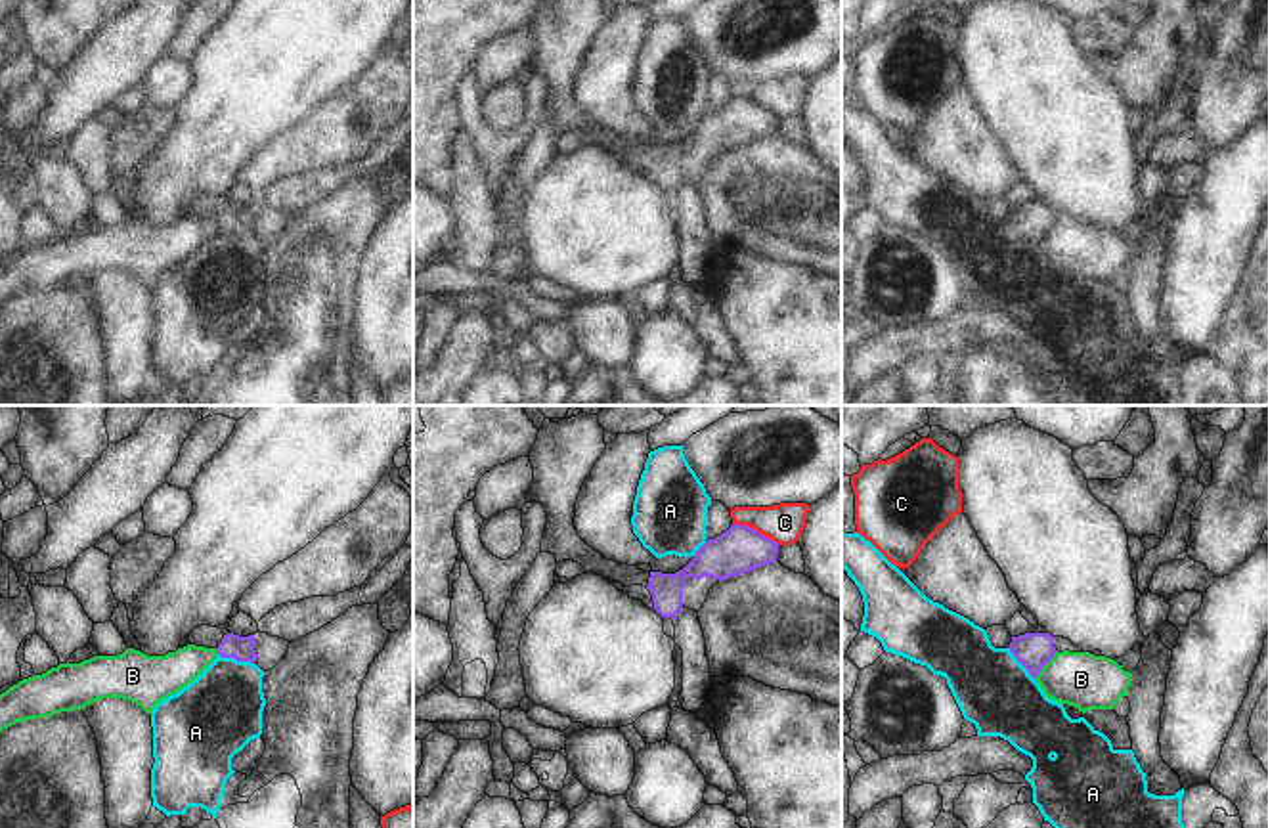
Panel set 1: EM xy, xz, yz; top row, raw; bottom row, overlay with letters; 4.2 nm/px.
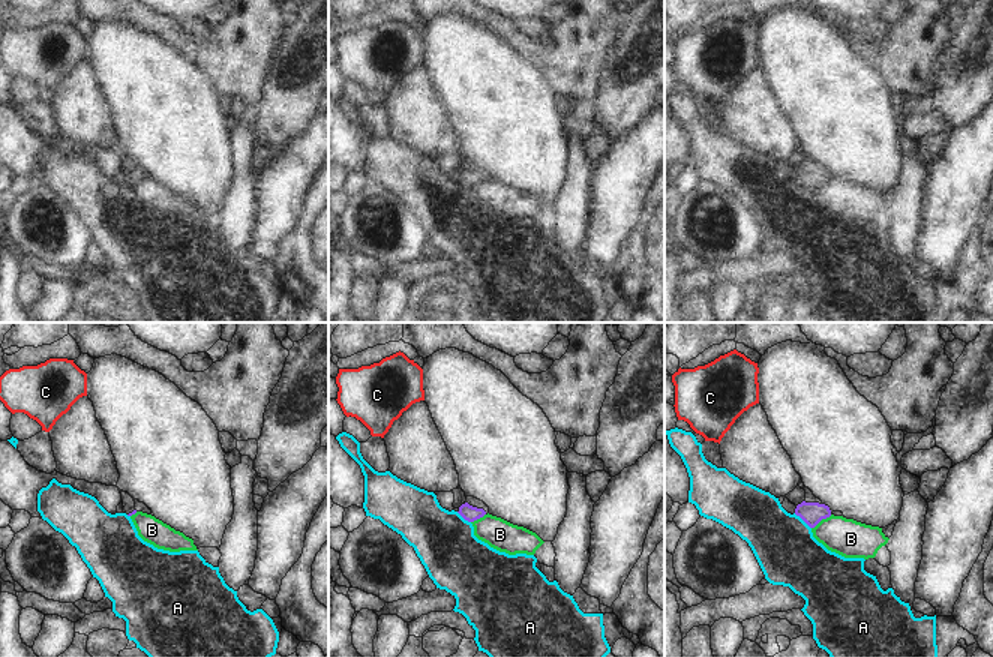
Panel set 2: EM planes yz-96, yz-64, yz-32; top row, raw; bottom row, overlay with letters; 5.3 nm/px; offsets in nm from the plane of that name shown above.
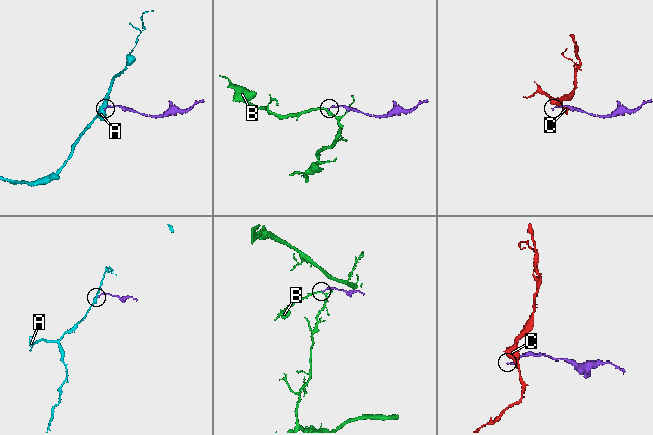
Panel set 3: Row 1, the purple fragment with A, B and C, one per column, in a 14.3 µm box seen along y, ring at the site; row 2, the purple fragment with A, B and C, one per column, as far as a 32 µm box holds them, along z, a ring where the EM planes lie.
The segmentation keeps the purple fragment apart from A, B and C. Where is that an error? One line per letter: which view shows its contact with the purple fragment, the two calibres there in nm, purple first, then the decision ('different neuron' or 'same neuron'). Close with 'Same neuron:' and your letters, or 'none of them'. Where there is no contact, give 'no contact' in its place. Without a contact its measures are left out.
A: xy | 110/360 nm | different neuron
B: yz | 160/240 nm | different neuron
C: xz | 200/160 nm | different neuron
Same neuron: none of them

